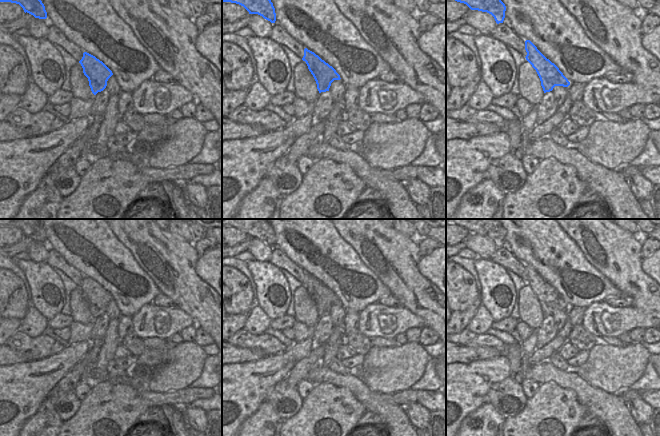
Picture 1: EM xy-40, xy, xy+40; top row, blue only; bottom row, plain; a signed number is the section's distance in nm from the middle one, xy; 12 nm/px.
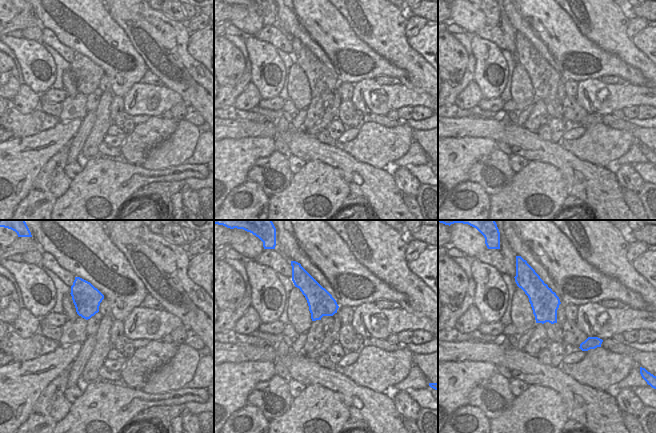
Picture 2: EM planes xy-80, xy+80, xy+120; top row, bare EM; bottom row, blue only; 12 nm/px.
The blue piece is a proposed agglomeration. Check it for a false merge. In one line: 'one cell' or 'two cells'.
two cells

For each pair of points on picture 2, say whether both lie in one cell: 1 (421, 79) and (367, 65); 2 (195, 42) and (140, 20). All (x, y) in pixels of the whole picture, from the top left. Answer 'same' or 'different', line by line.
1: different
2: different

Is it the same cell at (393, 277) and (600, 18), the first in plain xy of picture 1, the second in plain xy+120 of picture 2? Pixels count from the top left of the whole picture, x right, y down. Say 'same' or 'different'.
same

